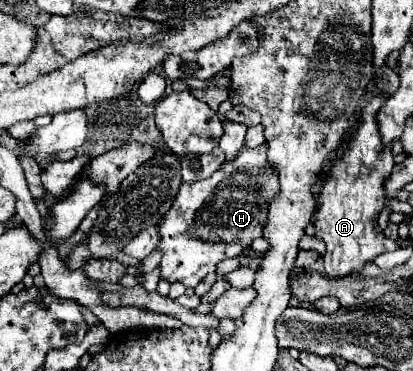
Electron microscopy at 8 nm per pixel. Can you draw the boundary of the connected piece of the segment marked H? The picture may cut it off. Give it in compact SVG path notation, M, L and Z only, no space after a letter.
M266 144L258 148L242 146L236 158L226 160L210 178L190 184L184 182L180 186L172 208L158 224L160 244L156 250L162 252L160 278L196 288L206 274L216 270L220 260L238 256L254 238L262 236L264 222L268 220L268 206L280 186L276 170L268 166L266 150Z

